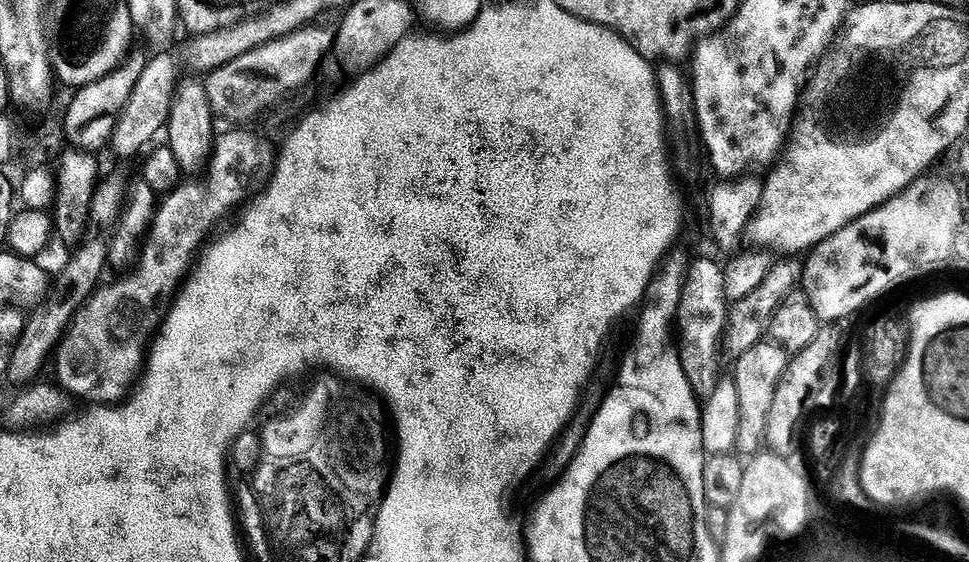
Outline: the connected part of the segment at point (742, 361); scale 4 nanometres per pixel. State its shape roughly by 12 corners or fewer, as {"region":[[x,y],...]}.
{"region":[[761,342],[735,357],[738,442],[765,447],[790,353]]}

